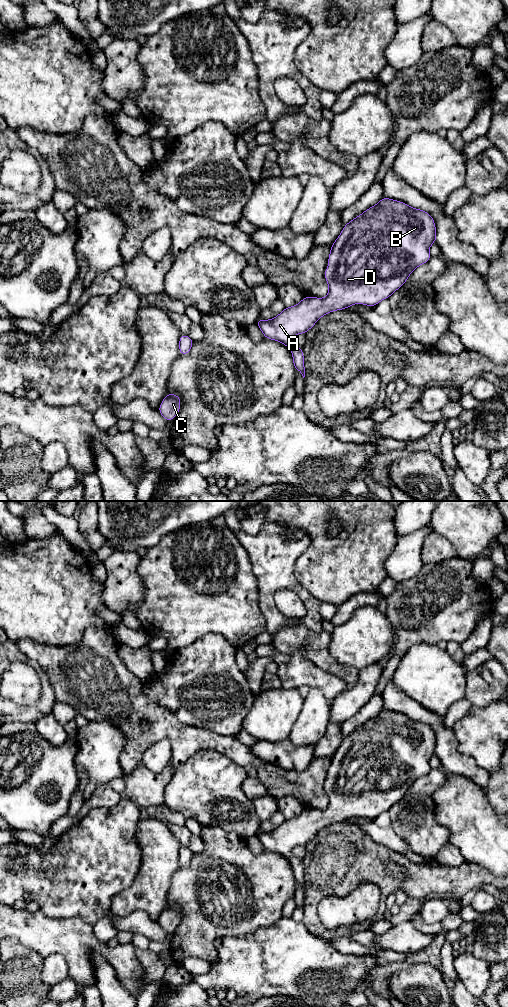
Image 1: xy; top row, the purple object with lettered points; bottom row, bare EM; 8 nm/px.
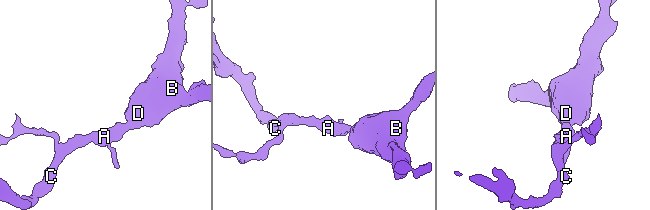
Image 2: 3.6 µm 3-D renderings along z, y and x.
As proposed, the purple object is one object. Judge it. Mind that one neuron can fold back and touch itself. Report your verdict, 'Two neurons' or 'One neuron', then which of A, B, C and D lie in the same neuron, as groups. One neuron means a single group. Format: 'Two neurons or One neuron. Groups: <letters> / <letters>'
One neuron. Groups: A B C D

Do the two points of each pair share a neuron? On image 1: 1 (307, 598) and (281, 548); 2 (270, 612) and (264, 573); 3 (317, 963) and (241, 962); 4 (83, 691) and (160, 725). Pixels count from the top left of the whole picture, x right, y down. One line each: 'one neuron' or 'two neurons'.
1: one neuron
2: one neuron
3: one neuron
4: one neuron

